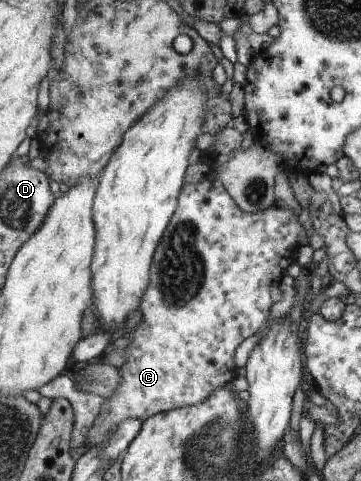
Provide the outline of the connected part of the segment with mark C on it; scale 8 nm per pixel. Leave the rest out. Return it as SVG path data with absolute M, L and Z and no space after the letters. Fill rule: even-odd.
M217 177L195 184L185 183L175 215L155 252L149 288L140 306L141 330L137 339L124 349L125 365L119 370L121 386L104 401L97 419L89 428L85 440L88 449L93 450L107 442L109 434L129 418L146 421L160 412L205 402L215 388L231 382L234 378L231 374L235 374L233 358L239 344L261 332L268 322L273 306L271 288L286 275L289 264L297 262L299 237L305 236L298 215L283 206L284 202L277 200L275 206L252 216L237 204ZM217 374L225 376L225 380L215 380Z

